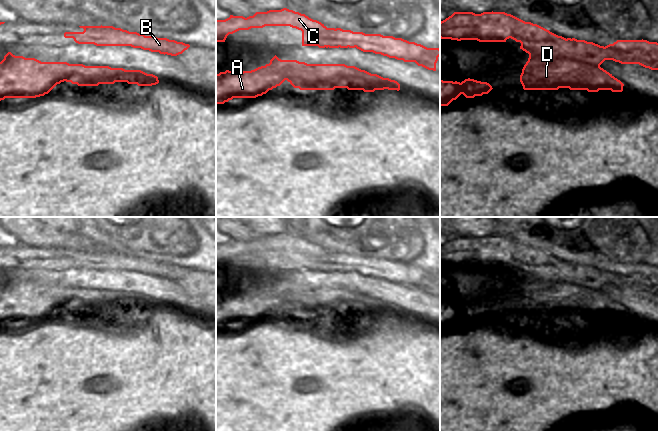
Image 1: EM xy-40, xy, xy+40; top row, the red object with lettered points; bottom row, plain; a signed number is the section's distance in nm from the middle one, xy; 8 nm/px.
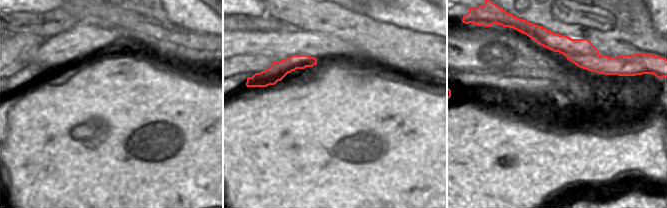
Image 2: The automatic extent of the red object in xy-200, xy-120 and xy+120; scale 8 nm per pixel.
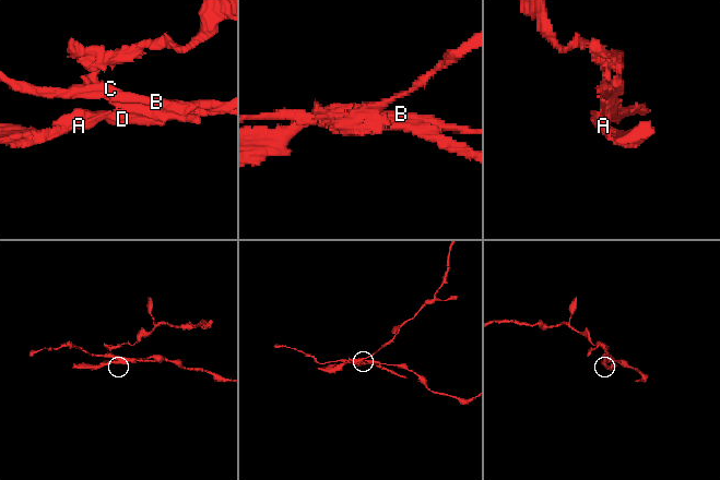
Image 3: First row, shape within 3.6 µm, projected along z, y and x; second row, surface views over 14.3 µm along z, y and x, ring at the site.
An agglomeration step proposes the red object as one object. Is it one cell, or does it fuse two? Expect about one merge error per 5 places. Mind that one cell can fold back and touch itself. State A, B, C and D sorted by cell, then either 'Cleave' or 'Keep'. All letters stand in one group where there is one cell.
Groups: A C D / B. Cleave.

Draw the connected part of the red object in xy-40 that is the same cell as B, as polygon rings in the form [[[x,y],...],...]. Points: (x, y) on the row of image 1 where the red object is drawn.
[[[79,26],[83,32],[65,32],[65,38],[73,38],[78,44],[94,44],[96,46],[131,46],[151,52],[159,52],[177,56],[187,50],[190,45],[167,38],[145,36],[137,32],[129,32],[113,26]]]

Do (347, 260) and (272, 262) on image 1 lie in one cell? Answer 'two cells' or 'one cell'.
one cell

